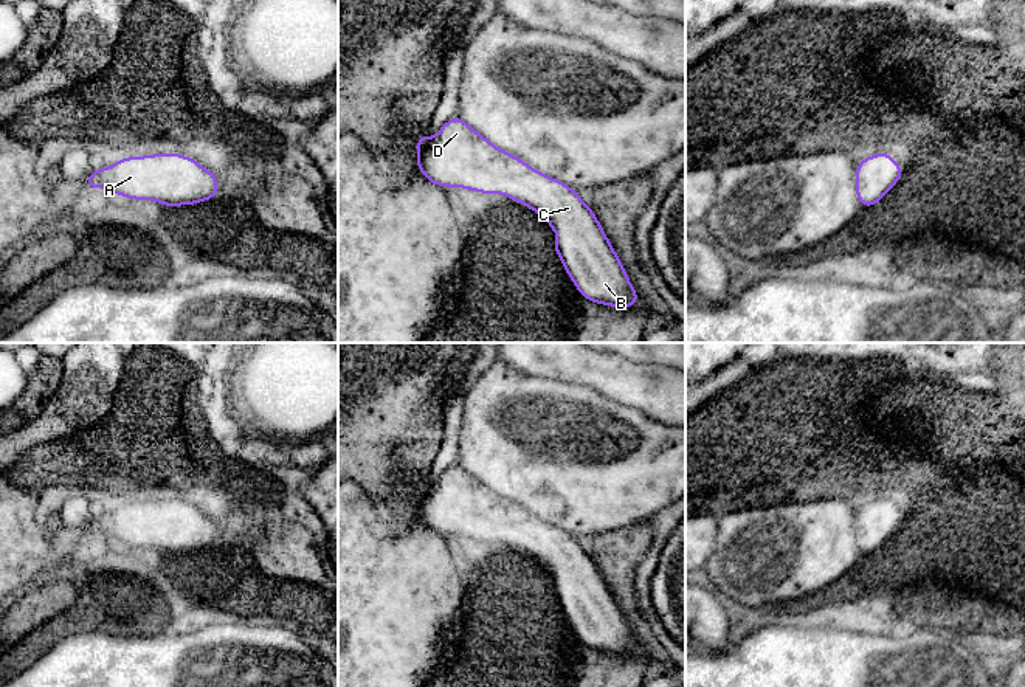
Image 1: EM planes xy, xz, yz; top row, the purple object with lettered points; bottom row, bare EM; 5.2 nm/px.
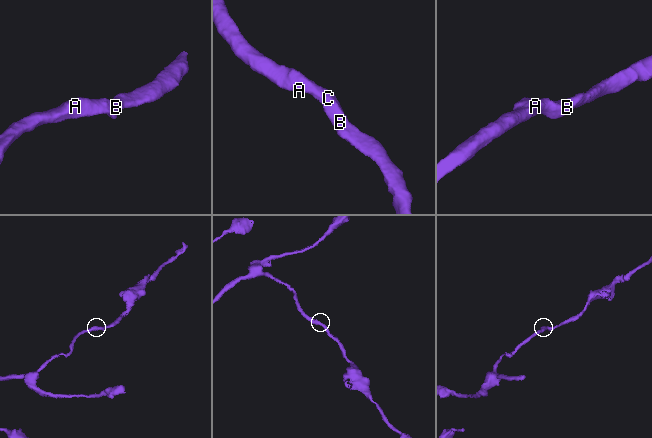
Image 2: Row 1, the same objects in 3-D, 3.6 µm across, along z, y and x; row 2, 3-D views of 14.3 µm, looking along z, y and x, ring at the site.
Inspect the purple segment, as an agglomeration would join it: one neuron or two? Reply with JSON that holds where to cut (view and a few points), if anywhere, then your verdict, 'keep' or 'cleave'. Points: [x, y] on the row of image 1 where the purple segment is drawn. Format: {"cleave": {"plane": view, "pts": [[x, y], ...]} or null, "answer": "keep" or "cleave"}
{"cleave": null, "answer": "keep"}

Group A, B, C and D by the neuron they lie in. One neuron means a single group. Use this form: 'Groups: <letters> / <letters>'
Groups: A B C D

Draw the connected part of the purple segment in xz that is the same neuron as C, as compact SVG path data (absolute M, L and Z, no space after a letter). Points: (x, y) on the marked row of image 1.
M459 116L433 140L425 133L412 150L420 152L416 166L436 186L504 194L541 214L558 236L554 250L586 301L623 309L639 301L600 222L575 189L498 149Z

